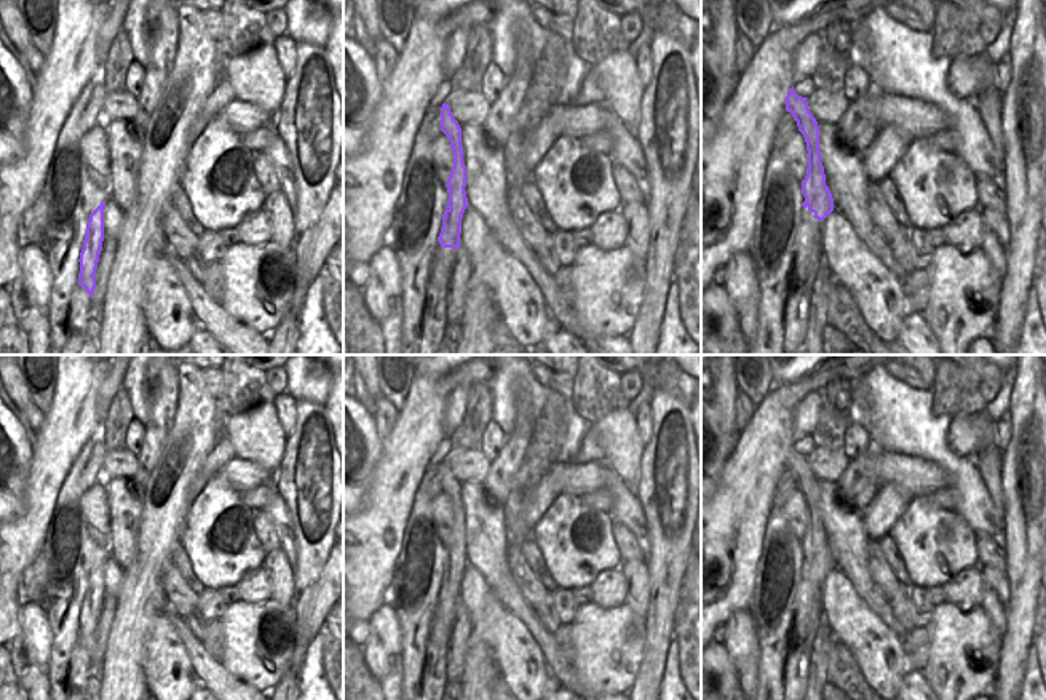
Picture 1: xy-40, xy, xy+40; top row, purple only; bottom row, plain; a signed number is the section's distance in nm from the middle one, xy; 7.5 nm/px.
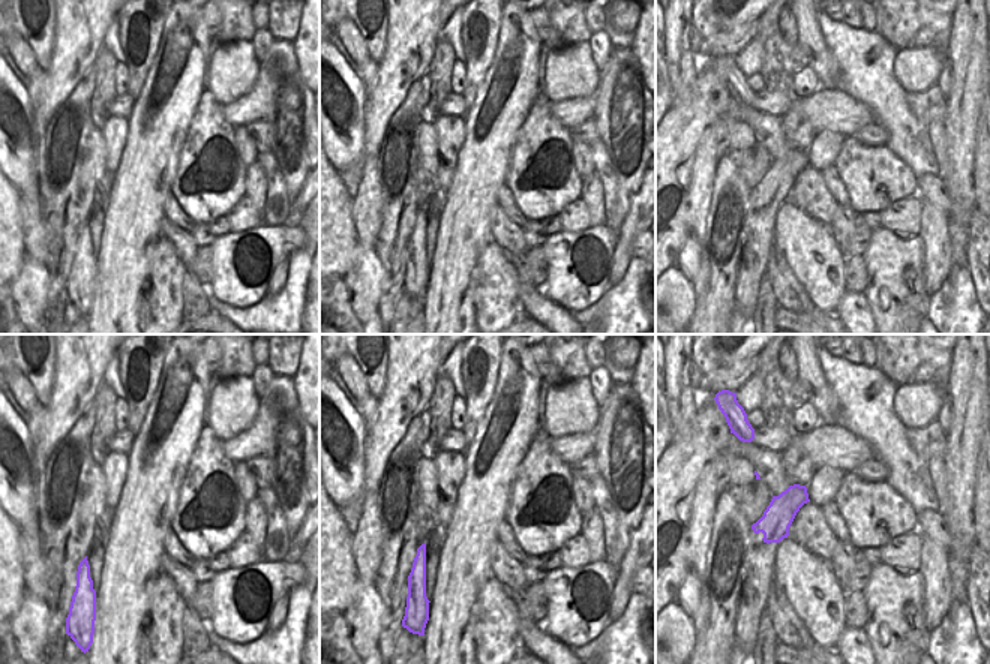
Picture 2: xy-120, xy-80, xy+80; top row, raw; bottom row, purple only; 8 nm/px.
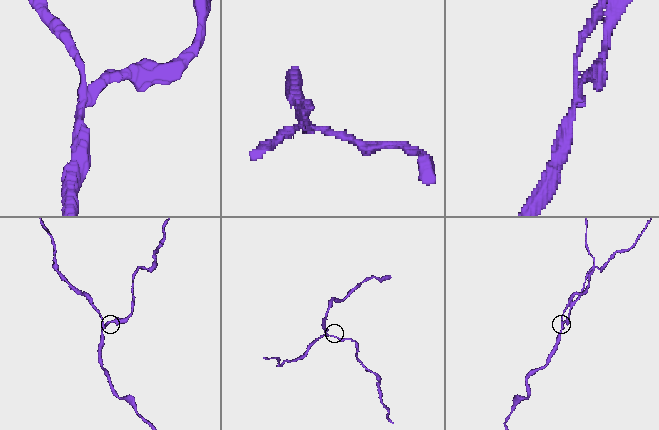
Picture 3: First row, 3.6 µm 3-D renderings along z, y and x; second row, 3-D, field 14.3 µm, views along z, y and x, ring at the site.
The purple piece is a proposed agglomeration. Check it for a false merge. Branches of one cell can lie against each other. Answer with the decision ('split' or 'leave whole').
split

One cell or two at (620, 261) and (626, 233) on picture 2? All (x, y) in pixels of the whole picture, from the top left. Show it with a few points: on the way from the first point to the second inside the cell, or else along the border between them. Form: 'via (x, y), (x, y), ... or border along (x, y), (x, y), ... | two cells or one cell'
via (623, 254), (626, 240) | one cell

